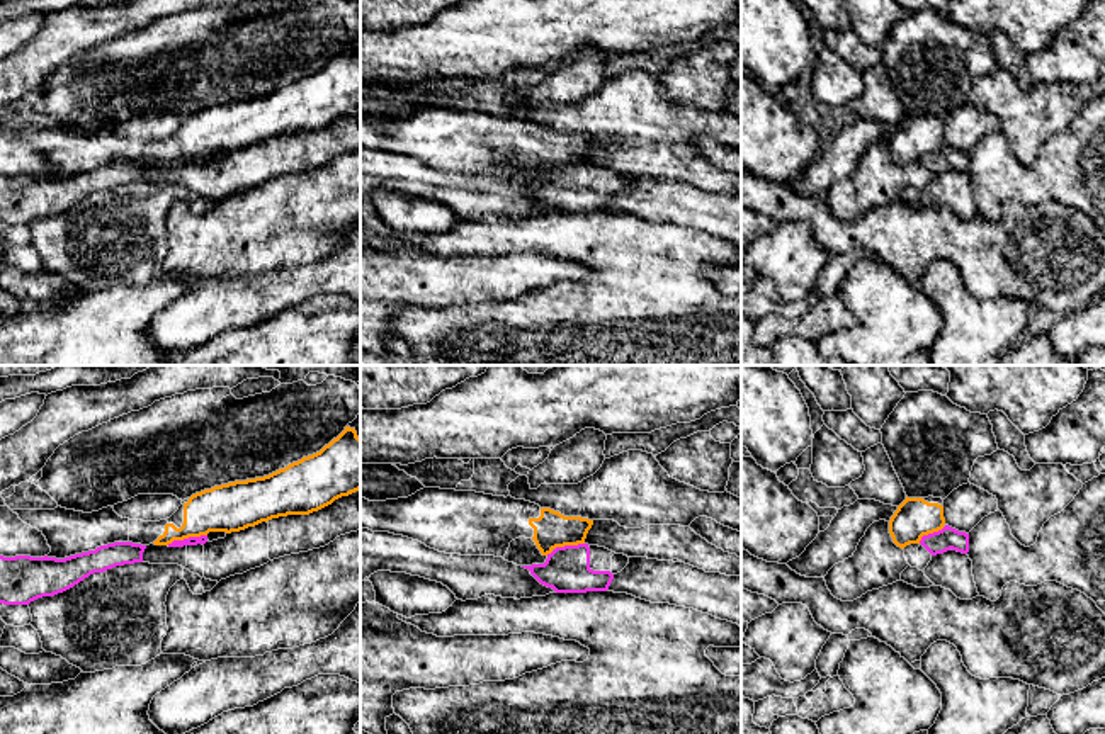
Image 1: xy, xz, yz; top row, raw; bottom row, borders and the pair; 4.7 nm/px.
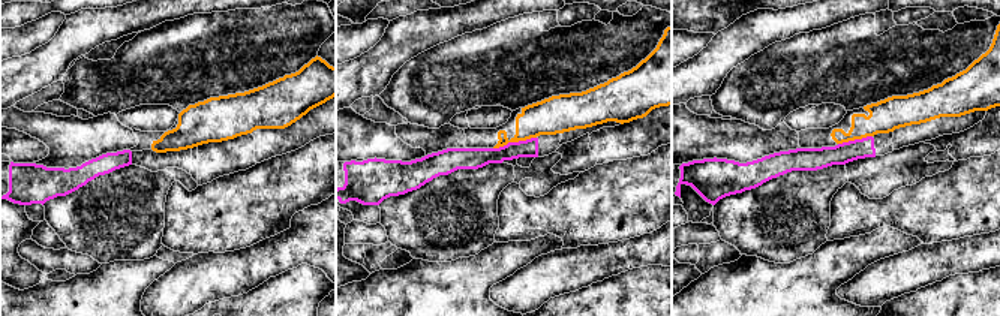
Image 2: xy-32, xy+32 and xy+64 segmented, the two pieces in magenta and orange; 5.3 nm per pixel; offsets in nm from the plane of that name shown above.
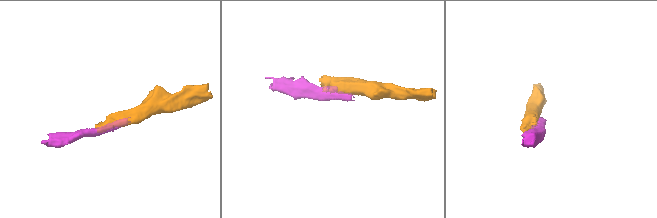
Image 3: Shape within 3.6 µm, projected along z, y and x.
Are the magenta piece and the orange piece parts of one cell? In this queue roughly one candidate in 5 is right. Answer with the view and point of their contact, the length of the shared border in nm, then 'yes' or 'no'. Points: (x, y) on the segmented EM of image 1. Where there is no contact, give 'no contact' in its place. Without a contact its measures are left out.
xy (186, 539) | 200 nm | no

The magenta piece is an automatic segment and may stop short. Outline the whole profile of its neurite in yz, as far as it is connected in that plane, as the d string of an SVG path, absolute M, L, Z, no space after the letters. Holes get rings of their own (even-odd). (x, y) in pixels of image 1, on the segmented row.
M949 525L942 530L923 535L920 544L932 554L944 554L947 550L969 552L969 534L959 532Z

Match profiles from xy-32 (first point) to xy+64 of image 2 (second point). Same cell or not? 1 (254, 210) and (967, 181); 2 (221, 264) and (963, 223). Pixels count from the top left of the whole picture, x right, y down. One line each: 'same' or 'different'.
1: same
2: different

